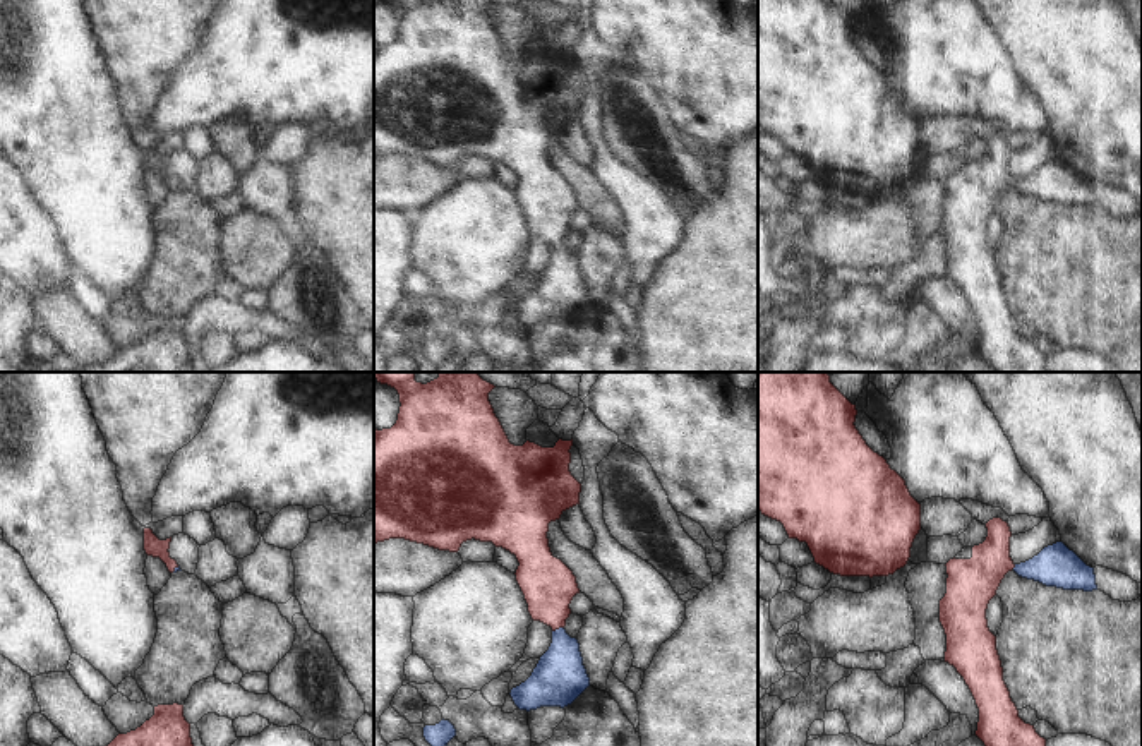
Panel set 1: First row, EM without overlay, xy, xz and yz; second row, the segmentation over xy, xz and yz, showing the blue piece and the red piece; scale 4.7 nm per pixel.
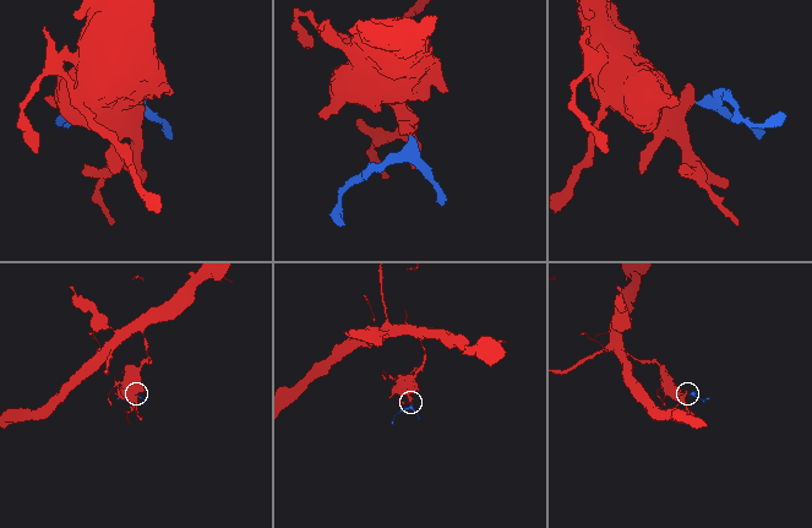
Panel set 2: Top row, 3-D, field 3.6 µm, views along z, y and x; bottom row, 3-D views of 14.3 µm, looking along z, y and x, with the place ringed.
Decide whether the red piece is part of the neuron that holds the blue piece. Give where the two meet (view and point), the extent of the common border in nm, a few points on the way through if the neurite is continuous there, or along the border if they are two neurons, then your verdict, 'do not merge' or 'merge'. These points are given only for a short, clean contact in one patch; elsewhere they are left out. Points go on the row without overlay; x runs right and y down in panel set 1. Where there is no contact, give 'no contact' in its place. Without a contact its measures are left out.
xz (559, 244) | 60 nm | across xz (559, 294), (559, 244), (549, 220), (547, 199) | merge

